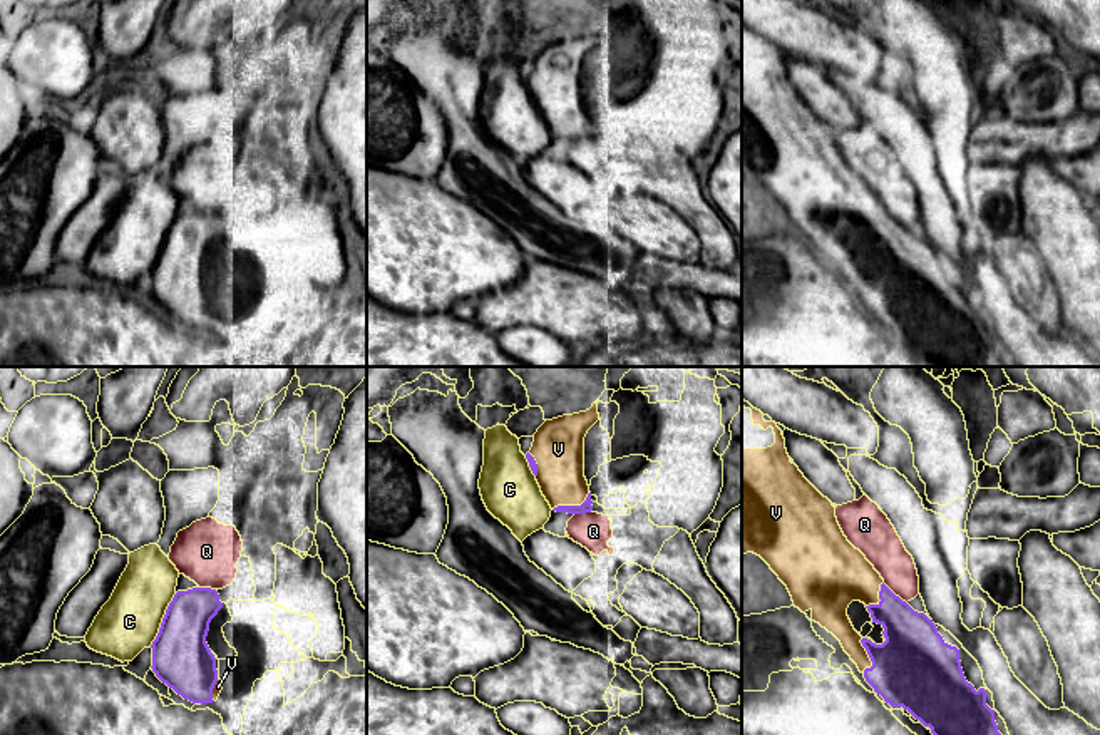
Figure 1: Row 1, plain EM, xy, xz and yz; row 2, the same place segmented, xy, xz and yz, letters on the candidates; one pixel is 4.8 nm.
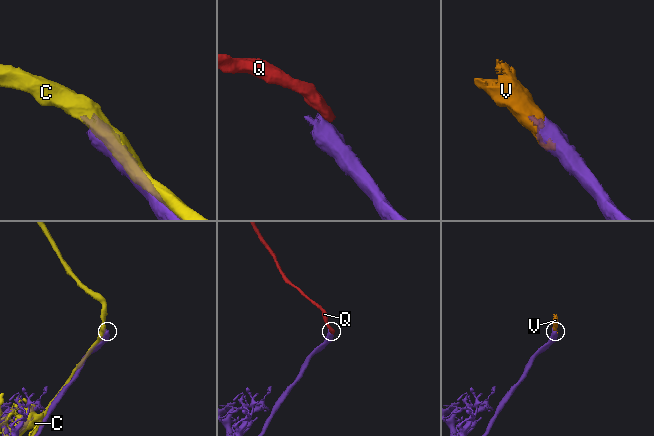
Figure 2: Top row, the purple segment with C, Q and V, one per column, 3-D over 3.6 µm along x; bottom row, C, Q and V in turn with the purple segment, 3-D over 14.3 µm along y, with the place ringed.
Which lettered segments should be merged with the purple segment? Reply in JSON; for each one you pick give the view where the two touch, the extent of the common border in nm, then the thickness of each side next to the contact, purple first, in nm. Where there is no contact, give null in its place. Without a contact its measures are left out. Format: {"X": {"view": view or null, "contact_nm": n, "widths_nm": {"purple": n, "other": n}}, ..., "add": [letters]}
{"V": {"view": "xz", "contact_nm": 200, "widths_nm": {"purple": 50, "other": 240}}, "add": ["V"]}

